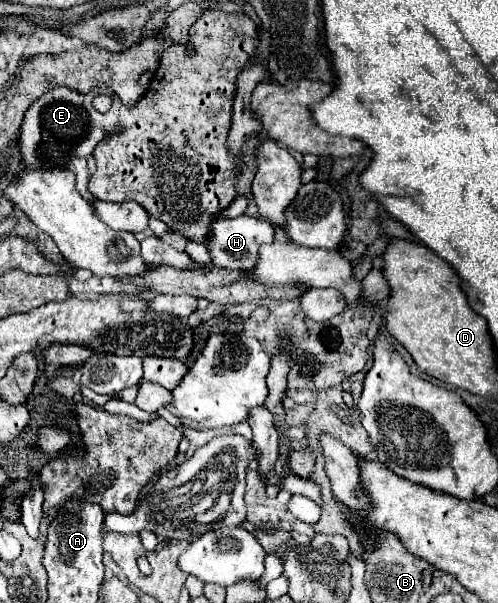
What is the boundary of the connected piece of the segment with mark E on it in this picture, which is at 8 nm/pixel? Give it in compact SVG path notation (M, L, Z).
M57 86L31 104L21 126L19 148L25 156L27 168L67 168L73 158L71 150L89 132L89 116L83 108L83 96L75 90Z

